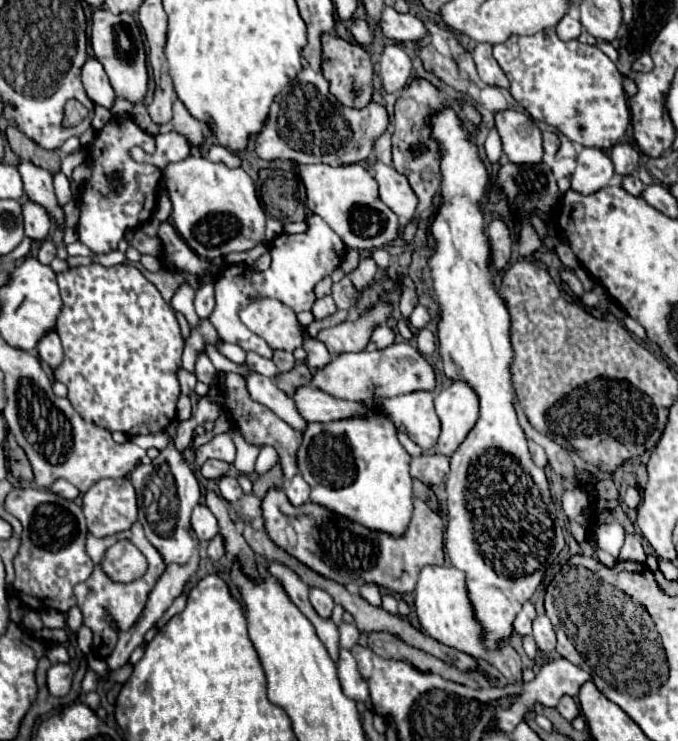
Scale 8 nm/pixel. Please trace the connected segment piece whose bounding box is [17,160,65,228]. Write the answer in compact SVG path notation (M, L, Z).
M21 160L17 164L17 170L21 174L23 180L23 188L25 194L29 196L29 200L41 204L47 208L47 212L57 220L57 224L63 228L63 210L59 208L59 204L55 202L55 192L53 192L53 174L49 170L43 170L31 162Z

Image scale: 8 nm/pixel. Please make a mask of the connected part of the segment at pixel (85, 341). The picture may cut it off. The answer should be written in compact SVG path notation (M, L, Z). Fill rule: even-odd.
M97 262L89 264L89 266L77 266L77 268L69 268L61 274L57 274L57 284L61 290L61 300L63 300L63 308L61 314L57 316L57 334L63 342L63 350L65 350L65 358L61 362L61 366L57 366L53 370L53 376L57 382L63 382L69 388L69 402L73 404L73 408L77 410L77 414L85 420L85 422L93 422L95 426L109 430L109 432L123 432L127 436L137 436L137 434L159 434L163 432L175 418L177 418L177 400L181 394L181 386L177 382L177 370L181 368L181 354L183 354L183 338L179 332L179 324L175 318L175 312L169 308L169 304L163 300L161 292L135 268L129 264L119 264L119 266L101 266Z

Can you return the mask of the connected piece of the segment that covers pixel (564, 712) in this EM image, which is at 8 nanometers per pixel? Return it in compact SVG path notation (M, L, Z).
M563 696L563 698L559 700L559 704L557 704L557 712L559 712L565 720L571 722L571 720L579 714L579 708L577 708L575 698L571 698L571 696Z

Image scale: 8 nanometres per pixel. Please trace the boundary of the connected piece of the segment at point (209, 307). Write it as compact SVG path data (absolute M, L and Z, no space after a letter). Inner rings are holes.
M205 284L197 290L197 296L195 296L195 310L197 310L197 316L201 320L209 318L209 314L213 312L213 306L215 306L215 298L213 298L213 284Z

